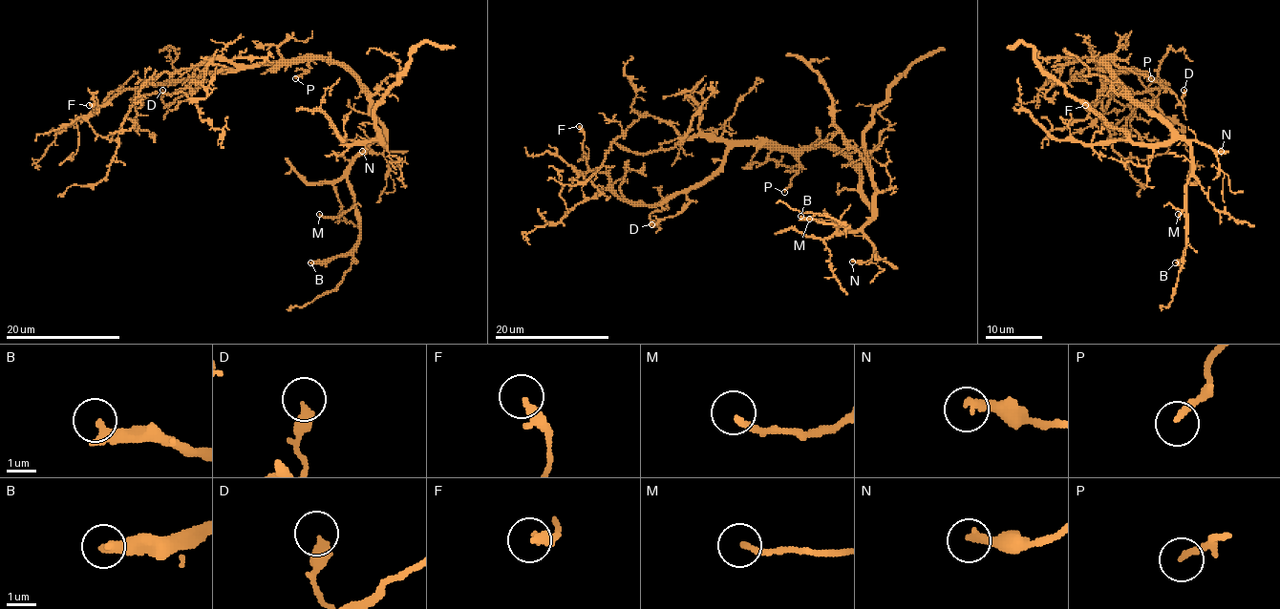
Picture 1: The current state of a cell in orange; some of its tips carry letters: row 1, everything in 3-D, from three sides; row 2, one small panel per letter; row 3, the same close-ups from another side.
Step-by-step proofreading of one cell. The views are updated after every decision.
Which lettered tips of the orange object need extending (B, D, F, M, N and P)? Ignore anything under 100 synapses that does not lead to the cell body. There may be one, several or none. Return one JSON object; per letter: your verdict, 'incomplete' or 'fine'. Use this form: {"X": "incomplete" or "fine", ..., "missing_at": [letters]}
{"B": "incomplete", "D": "fine", "F": "fine", "M": "fine", "N": "fine", "P": "fine", "missing_at": ["B"]}

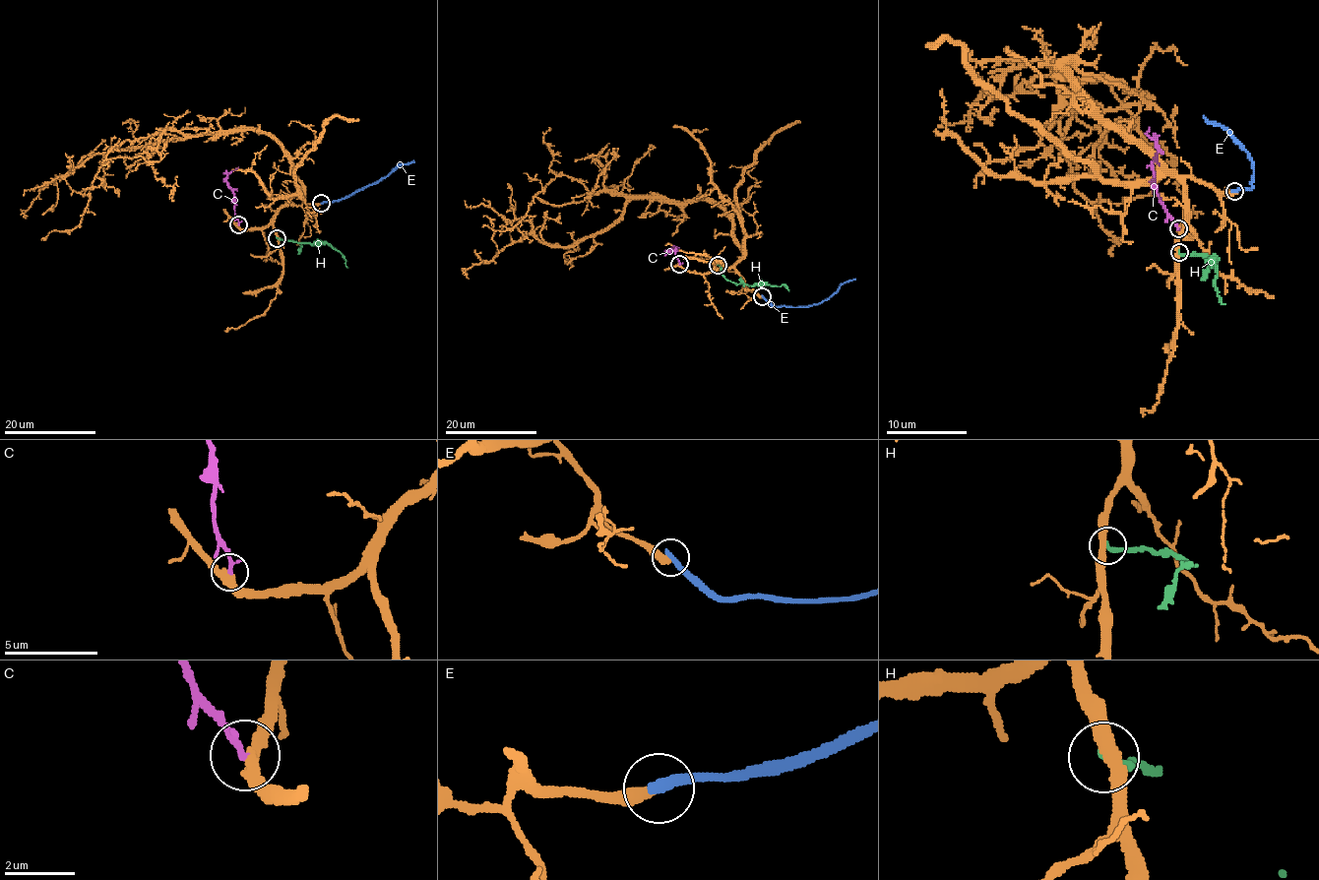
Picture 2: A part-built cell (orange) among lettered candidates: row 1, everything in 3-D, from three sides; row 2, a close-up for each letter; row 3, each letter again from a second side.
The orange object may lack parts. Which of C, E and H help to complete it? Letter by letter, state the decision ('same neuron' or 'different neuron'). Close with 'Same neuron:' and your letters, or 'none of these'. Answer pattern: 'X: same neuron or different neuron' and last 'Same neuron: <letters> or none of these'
C: same neuron
E: different neuron
H: different neuron
Same neuron: C

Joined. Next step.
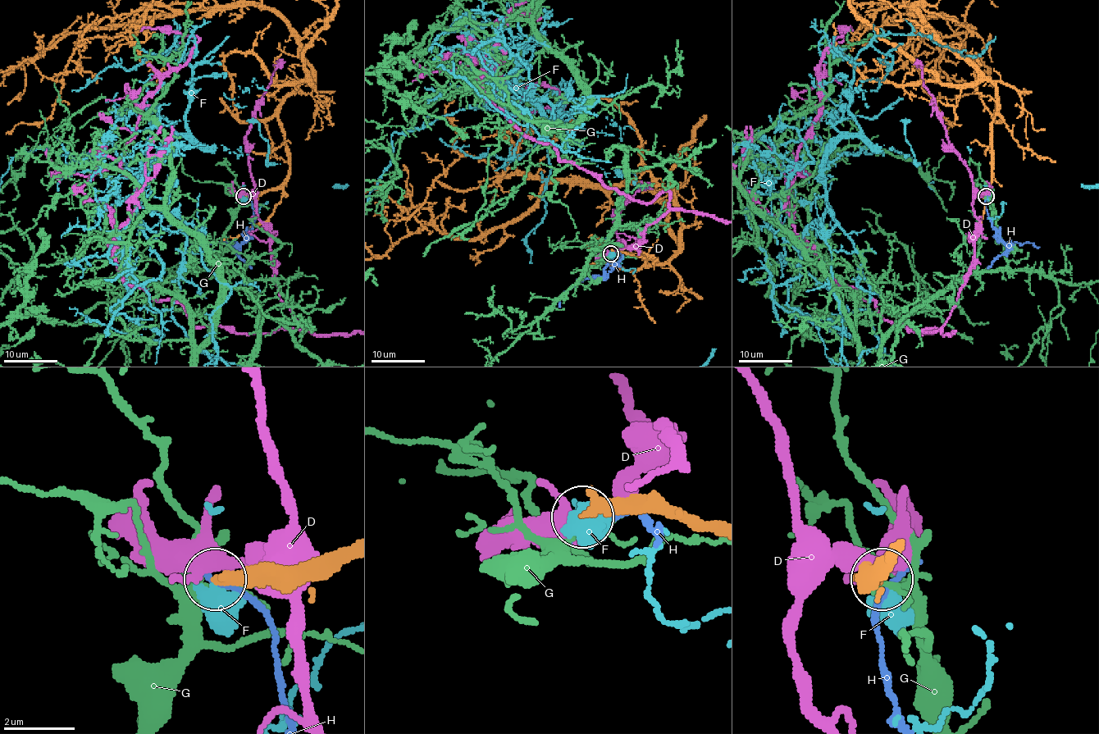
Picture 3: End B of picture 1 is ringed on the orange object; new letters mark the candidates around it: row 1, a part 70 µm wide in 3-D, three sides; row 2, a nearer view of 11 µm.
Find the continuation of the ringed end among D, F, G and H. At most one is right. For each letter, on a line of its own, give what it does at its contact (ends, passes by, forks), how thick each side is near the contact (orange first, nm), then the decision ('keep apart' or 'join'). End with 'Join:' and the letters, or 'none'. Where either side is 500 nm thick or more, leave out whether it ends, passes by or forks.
D: it forks there; 420 nm thick on the orange side, 400 nm on the other; keep apart
F: 420 nm thick on the orange side, 650 nm on the other; keep apart
G: 650 nm thick on the orange side, 120 nm on the other; keep apart
H: it passes by; 440 nm thick on the orange side, 130 nm on the other; keep apart
Join: none

